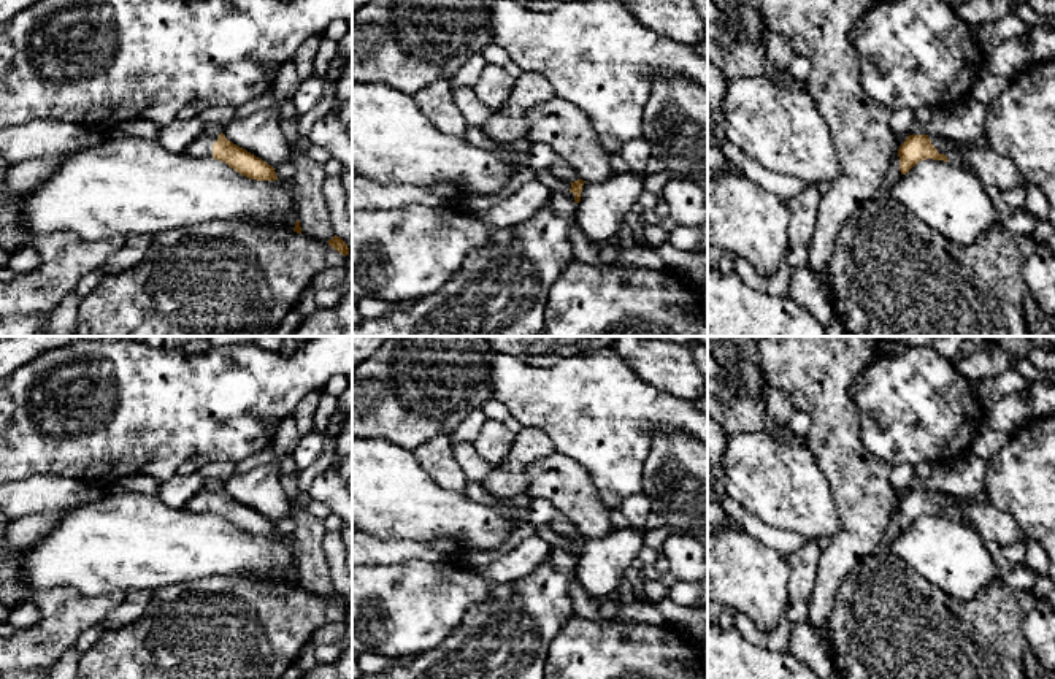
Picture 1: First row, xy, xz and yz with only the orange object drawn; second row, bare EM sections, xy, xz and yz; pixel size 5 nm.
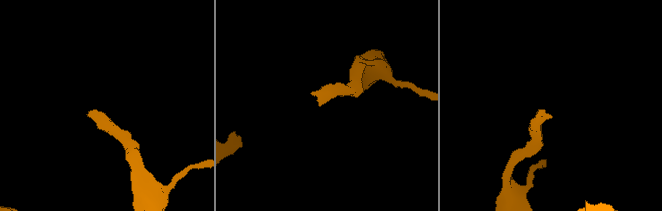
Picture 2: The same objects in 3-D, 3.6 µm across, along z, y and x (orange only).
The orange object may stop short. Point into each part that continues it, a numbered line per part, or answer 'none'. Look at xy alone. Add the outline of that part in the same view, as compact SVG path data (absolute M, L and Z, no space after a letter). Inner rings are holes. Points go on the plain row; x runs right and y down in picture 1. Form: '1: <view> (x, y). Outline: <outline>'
1: xy (202, 502). Outline: M200 489L186 504L186 508L197 514L213 512L213 500L217 497L219 490L209 492Z

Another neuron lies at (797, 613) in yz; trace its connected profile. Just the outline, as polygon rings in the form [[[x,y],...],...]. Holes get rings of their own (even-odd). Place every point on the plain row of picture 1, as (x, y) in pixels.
[[[809,600],[788,603],[785,617],[792,623],[804,623],[808,622],[808,608],[809,608]]]

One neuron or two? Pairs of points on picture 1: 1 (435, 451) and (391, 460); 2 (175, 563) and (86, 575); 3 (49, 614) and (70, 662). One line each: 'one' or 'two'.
1: two
2: one
3: two

